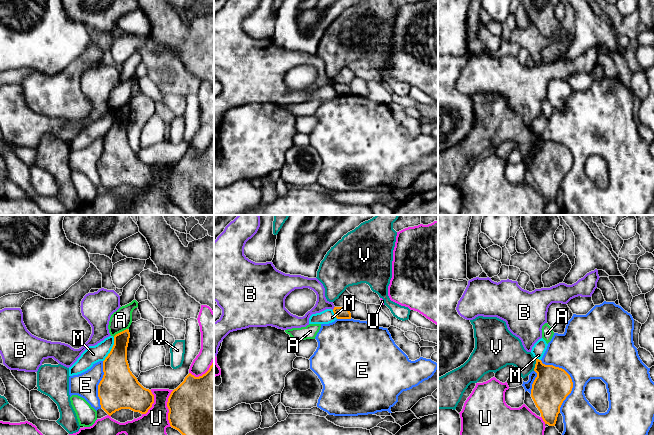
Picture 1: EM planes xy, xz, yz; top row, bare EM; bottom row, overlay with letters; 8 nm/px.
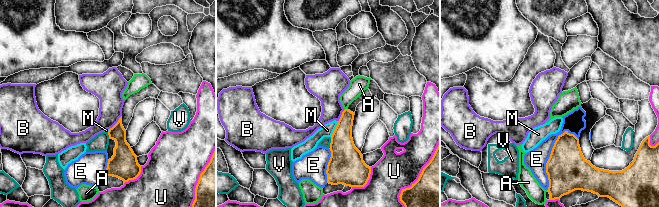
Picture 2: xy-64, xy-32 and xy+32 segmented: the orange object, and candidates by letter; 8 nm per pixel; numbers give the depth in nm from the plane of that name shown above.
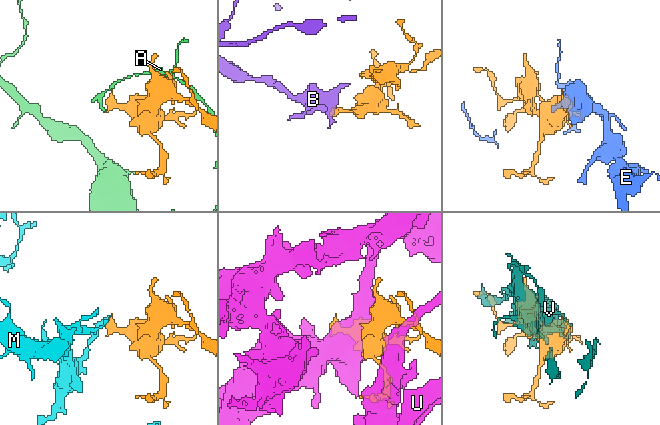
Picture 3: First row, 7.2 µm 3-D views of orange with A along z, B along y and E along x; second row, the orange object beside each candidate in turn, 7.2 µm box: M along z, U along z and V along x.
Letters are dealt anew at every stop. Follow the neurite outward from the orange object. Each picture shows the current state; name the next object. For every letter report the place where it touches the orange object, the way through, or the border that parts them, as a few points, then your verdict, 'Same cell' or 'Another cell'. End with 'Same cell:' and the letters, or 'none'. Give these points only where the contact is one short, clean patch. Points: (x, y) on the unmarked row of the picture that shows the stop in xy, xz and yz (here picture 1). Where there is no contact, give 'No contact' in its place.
A: Touches orange at xy (120, 108). Another cell
B: Touches orange at xz (334, 84). Boundary: xz (334, 82), (332, 85). Another cell
E: Touches orange at yz (571, 155). Another cell
M: Touches orange at xy (111, 125). Boundary: xy (114, 113), (112, 124), (103, 137). Another cell
U: Touches orange at xy (168, 184). Another cell
V: Touches orange at yz (535, 141). Another cell
Same cell: none

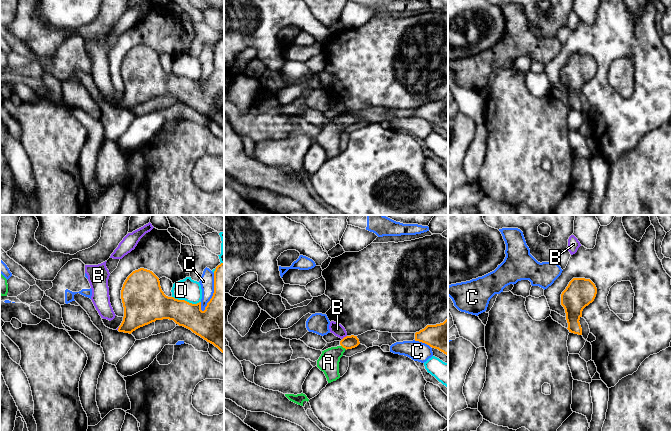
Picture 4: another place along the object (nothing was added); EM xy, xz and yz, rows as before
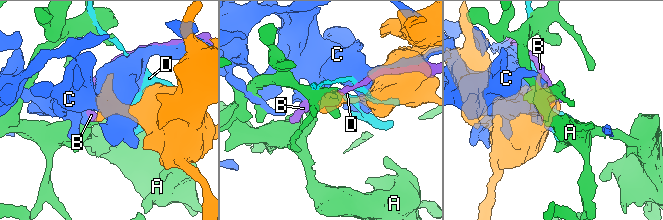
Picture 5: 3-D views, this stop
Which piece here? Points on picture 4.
A: Touches orange at xz (344, 123). Path across: xz (348, 118), (344, 123), (328, 138). Same cell
B: Touches orange at xz (344, 113). Another cell
C: Touches orange at xz (422, 118). Another cell
D: Touches orange at xy (186, 77). Another cell
Same cell: A

